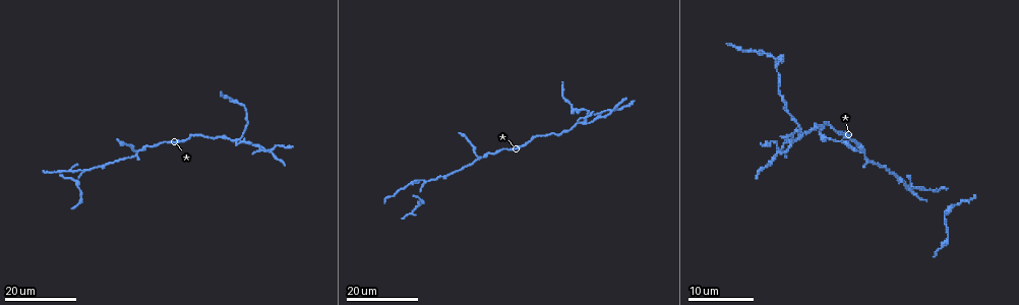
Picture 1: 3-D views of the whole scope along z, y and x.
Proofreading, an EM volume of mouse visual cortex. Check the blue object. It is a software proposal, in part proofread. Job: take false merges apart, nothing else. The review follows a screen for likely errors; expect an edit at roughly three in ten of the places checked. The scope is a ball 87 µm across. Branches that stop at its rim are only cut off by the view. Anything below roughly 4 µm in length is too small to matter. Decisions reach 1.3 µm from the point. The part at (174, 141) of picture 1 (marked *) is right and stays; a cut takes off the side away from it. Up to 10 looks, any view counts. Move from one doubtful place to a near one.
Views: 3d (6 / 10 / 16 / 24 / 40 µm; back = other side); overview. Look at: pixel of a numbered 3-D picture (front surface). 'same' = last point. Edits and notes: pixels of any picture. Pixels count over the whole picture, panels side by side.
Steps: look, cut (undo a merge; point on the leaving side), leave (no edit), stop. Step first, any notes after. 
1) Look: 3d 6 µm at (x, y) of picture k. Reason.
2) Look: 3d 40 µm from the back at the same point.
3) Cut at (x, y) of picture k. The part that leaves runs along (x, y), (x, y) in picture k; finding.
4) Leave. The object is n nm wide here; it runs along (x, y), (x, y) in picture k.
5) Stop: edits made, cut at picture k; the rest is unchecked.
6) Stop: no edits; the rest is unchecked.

Look: 3d 16 µm at (864, 154) of picture 1. Four or more arms meet.

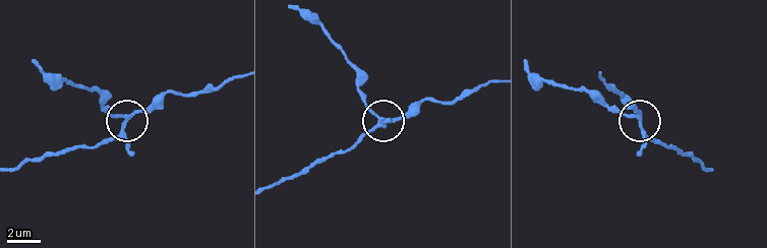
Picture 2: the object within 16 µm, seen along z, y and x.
Look: 3d 6 µm at (123, 120) of picture 2.

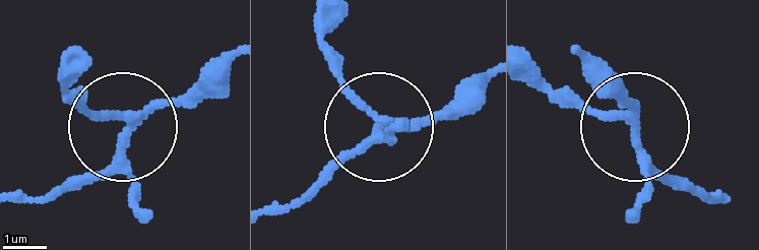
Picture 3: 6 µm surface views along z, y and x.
Cut at (85, 107) of picture 3. The side arm is 11 µm long; 4 arms meet here; a second neuron is stuck on.

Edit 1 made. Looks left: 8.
Look: overview. See it whole again.

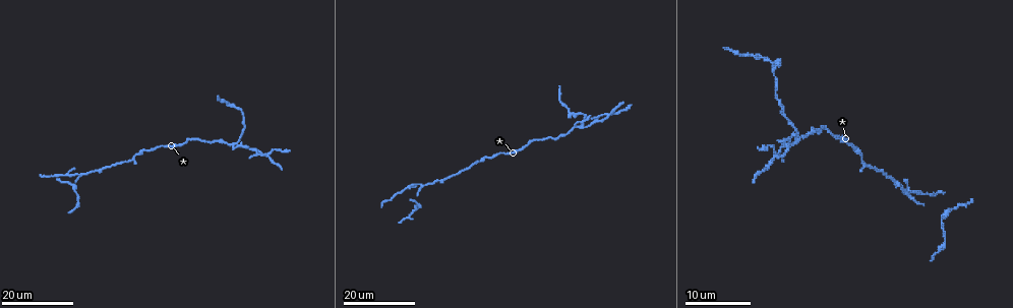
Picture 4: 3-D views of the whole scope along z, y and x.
Look: 3d 24 µm at (95, 170) of picture 4. Sudden change in width.

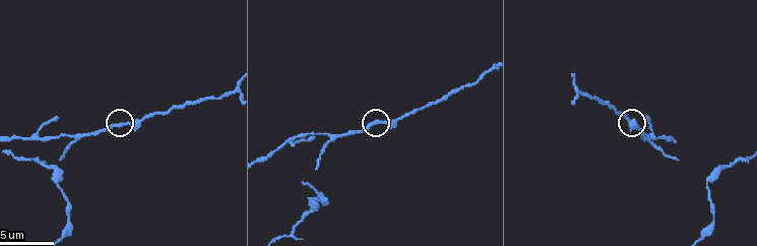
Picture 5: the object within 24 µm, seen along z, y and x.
Look: 3d 6 µm at (380, 121) of picture 5.

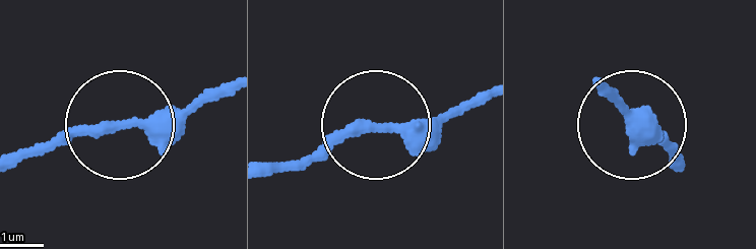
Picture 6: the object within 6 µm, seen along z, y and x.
Leave. It runs along (481, 91), (327, 142), (288, 168) in picture 6; one neuron here.

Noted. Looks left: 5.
Look: 3d 10 µm at (710, 176) of picture 5.

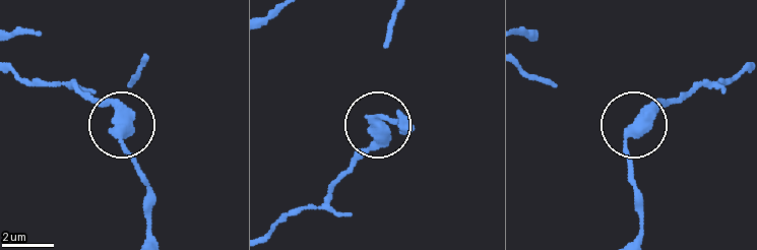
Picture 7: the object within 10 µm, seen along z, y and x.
Look: 3d 10 µm from the back at (372, 126) of picture 7.

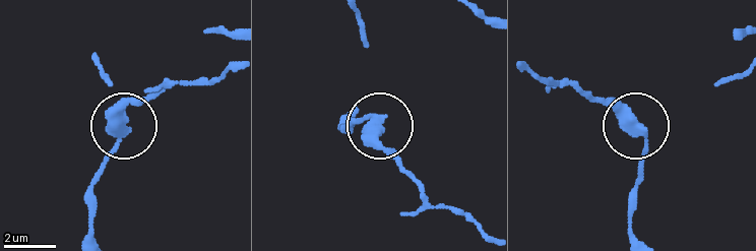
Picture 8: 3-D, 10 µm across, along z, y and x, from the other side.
Cut at (121, 111) of picture 8. The part that leaves runs along (123, 136), (136, 104), (235, 66) in picture 8; two neurons meet here.

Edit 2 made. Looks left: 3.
Look: 3d 16 µm at (76, 135) of picture 5. Three-way junction.

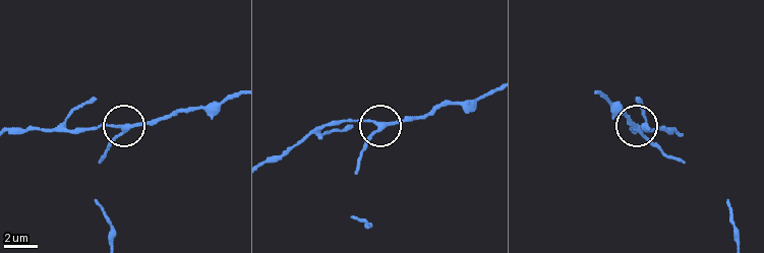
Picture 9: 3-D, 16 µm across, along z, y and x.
Look: 3d 16 µm from the back at (378, 126) of picture 9.

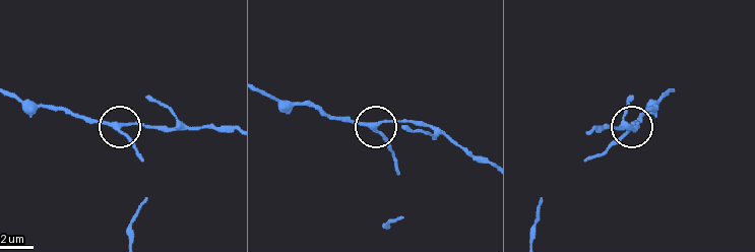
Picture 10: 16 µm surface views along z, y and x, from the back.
Leave. 3 arms meet here; it runs along (11, 98), (40, 108), (60, 108), (97, 120), (162, 124) in picture 10; all the same neuron.

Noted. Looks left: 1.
Stop: edits made, cut at picture 3, cut at picture 8; the rest is unchecked.

